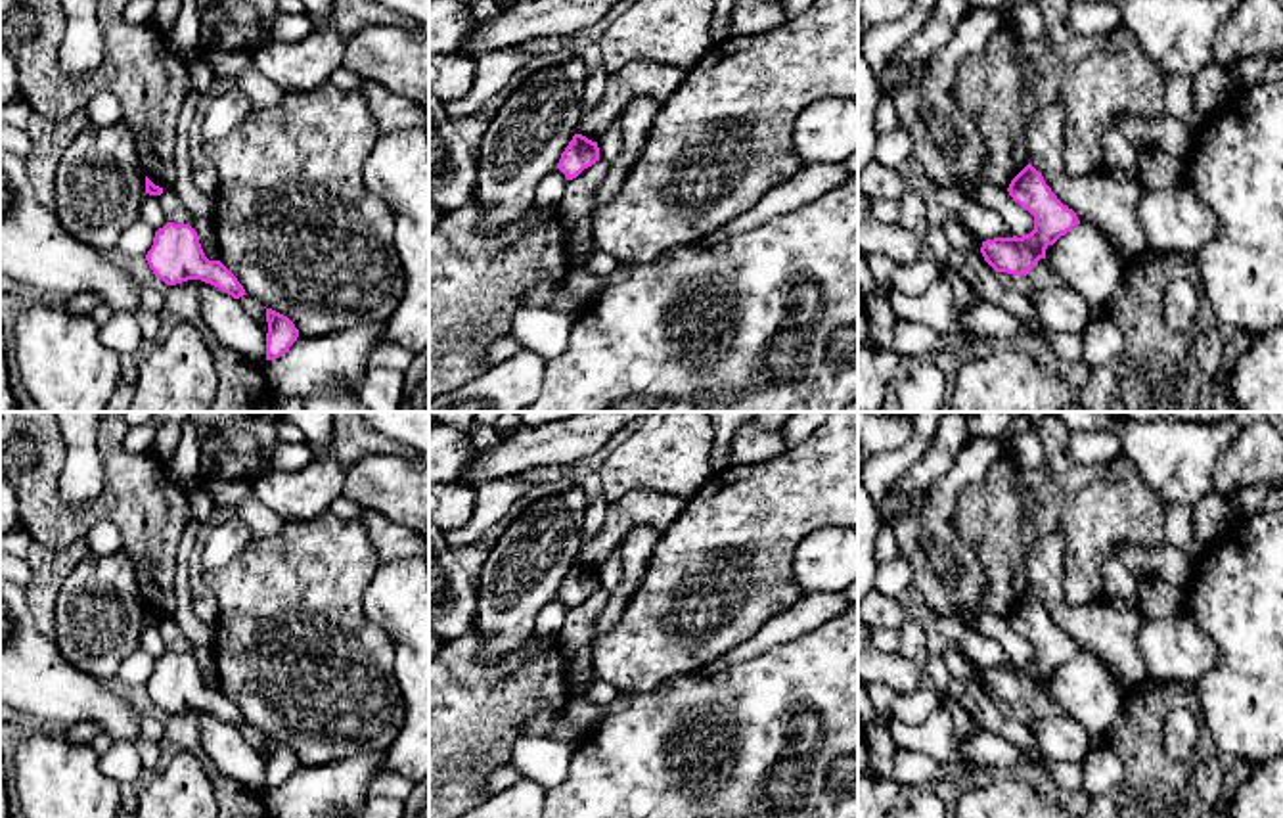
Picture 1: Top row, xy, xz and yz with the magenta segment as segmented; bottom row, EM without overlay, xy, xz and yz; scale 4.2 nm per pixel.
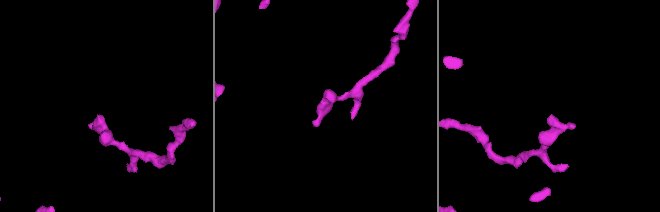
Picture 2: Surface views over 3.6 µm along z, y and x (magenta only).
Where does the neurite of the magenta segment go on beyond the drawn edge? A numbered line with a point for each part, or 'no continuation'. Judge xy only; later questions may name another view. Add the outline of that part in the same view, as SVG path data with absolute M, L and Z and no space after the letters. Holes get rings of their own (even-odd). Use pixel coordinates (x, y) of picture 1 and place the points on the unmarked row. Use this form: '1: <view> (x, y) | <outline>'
no continuation

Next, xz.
no continuation

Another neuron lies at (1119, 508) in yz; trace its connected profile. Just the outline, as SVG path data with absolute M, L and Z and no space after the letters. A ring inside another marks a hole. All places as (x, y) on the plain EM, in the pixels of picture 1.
M1116 456L1090 487L1065 502L1059 531L1065 536L1063 550L1063 590L1070 605L1097 603L1105 600L1101 565L1116 557L1118 546L1137 546L1155 550L1166 542L1168 504L1153 494L1143 483L1136 464L1126 456Z

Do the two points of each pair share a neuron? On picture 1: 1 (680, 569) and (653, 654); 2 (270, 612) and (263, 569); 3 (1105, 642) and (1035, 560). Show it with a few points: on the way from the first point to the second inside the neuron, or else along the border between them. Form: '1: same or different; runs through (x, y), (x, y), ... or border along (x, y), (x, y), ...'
1: same; runs through (675, 590), (667, 612), (667, 627), (661, 633)
2: same; runs through (270, 602), (270, 579)
3: same; runs through (1082, 623), (1052, 596), (1046, 583)

